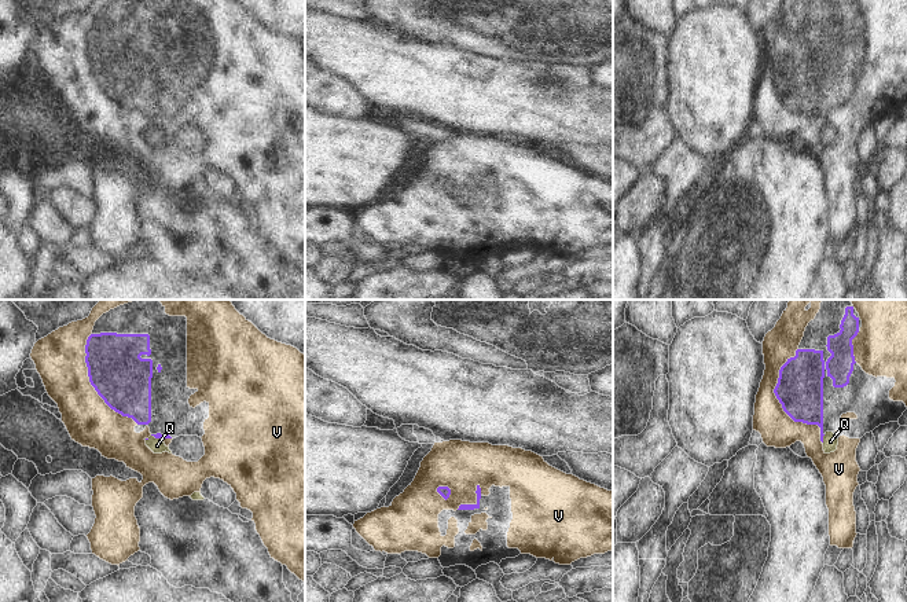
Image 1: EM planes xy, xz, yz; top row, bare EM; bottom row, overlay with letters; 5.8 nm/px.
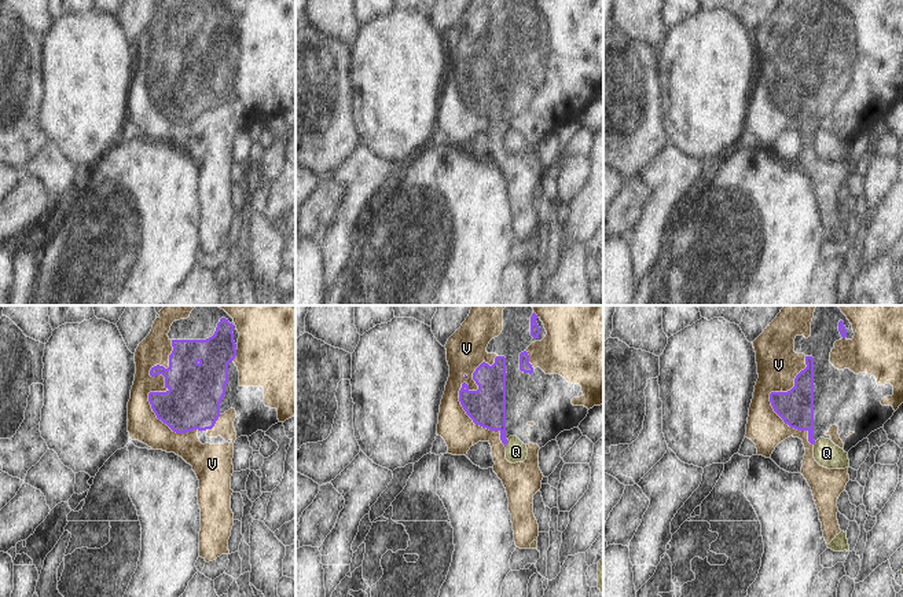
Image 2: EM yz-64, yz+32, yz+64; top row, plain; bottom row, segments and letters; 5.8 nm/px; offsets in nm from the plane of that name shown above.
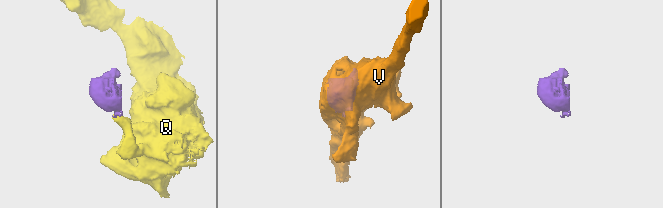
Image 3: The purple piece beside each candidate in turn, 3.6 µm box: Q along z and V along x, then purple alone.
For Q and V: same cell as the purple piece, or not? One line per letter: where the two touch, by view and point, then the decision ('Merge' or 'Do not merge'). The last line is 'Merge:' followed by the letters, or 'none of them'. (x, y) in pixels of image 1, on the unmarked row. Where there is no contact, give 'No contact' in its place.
Q: Touches purple at yz (822, 131). Do not merge
V: Touches purple at yz (779, 94). Merge
Merge: V.

